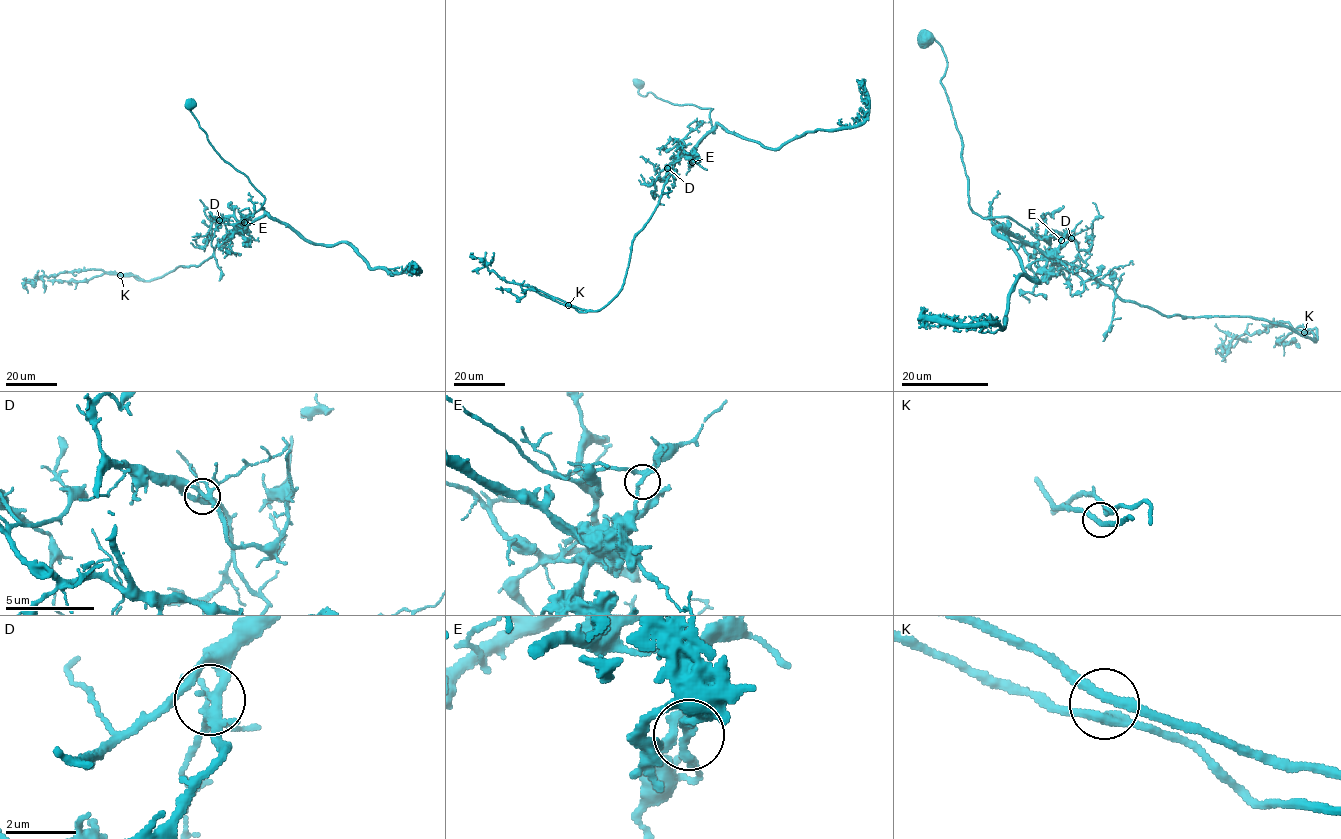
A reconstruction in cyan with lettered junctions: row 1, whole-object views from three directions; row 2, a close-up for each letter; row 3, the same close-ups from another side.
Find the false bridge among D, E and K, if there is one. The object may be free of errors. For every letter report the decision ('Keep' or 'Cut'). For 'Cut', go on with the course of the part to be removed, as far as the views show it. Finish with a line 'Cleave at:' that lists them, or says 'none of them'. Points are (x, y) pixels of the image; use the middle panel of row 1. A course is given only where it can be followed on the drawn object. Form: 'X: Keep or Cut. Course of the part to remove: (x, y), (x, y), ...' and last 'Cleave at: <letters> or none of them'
D: Keep
E: Cut. Course of the part to remove: (692, 163), (698, 143), (717, 125), (772, 149), (805, 133), (860, 125), (868, 94), (856, 79)
K: Keep
Cleave at: E

